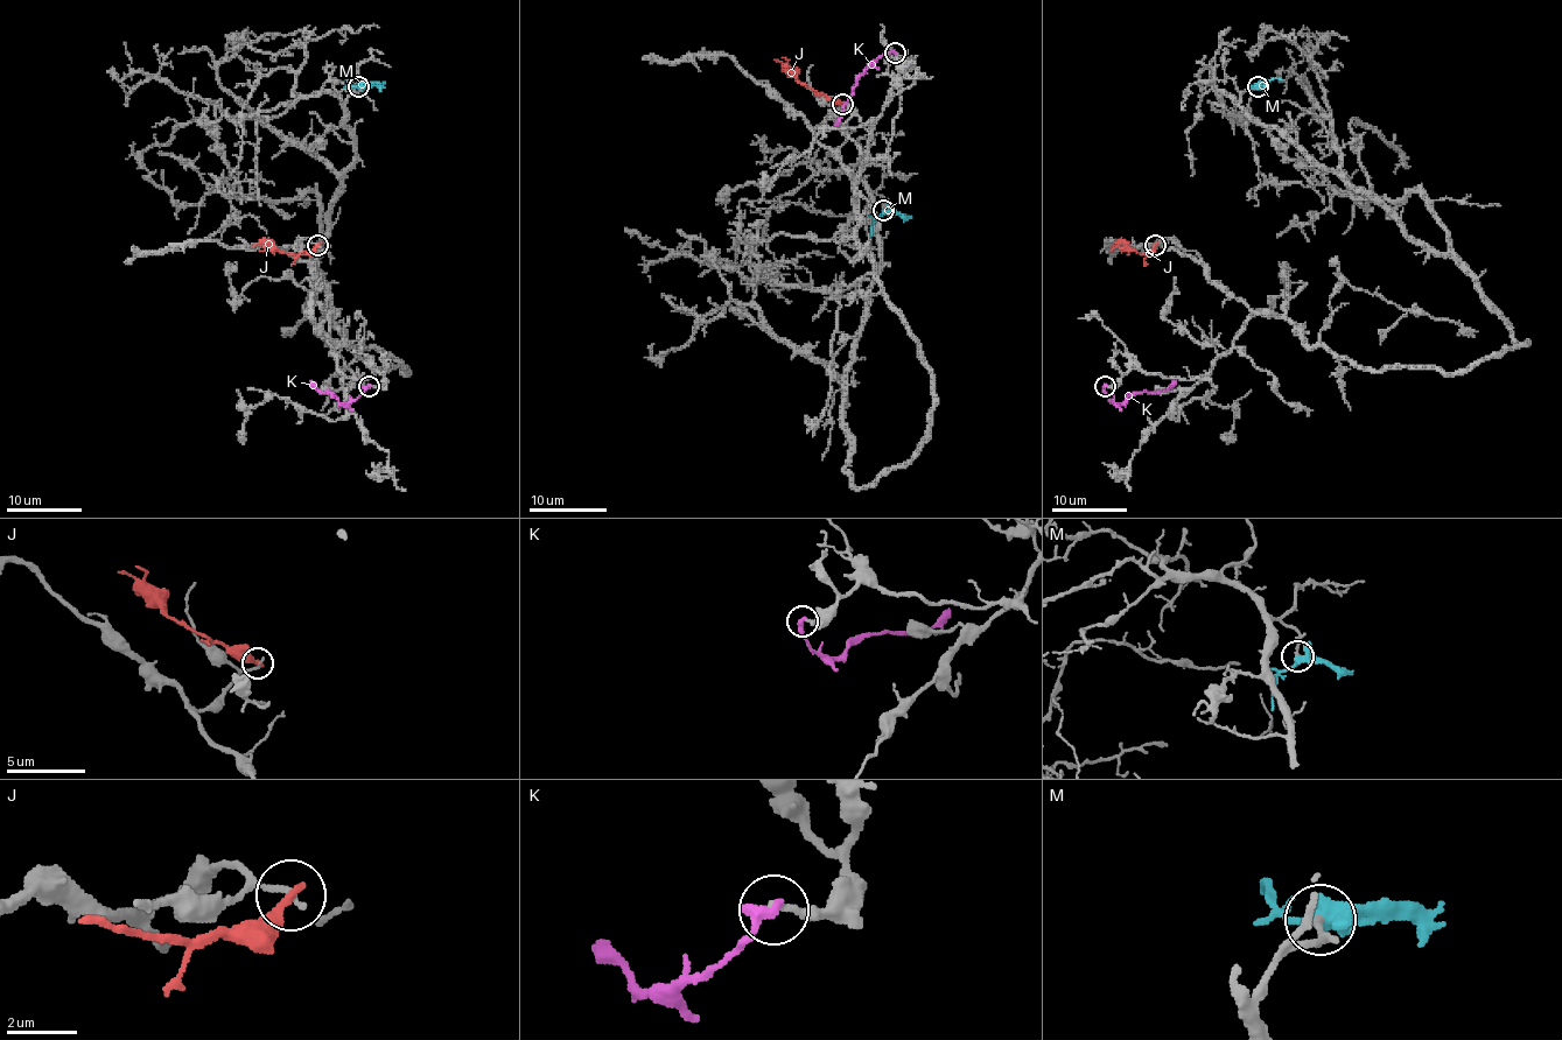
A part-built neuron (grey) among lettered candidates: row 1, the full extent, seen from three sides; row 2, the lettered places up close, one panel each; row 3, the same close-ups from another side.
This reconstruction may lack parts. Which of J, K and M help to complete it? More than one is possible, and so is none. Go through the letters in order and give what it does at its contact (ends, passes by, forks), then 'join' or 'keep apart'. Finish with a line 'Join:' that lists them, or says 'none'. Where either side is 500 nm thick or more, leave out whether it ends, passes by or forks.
J: it ends; keep apart
K: it ends; keep apart
M: it forks; join
Join: M

